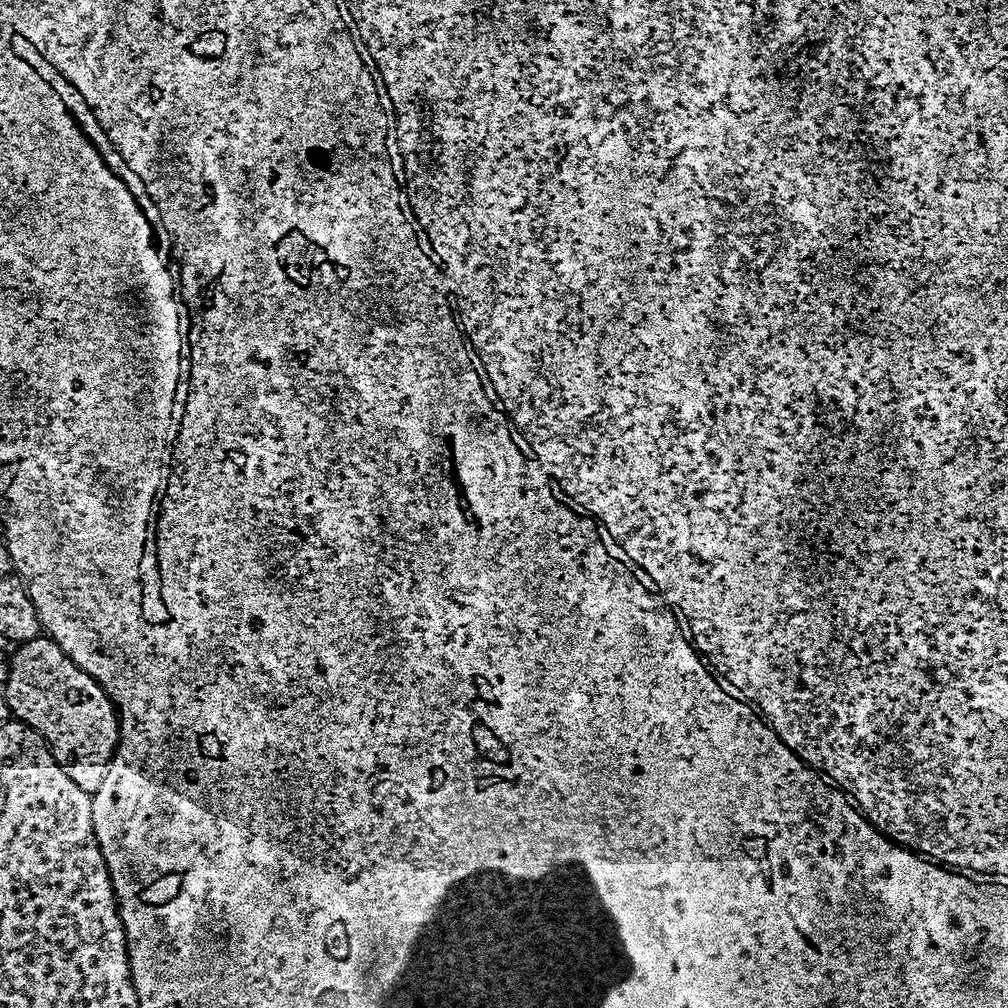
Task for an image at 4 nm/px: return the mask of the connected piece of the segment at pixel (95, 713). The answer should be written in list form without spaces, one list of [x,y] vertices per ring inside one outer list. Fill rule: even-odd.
[[[41,634],[13,651],[10,674],[2,691],[6,694],[6,702],[10,702],[13,717],[26,727],[33,728],[48,743],[58,766],[66,770],[66,778],[90,794],[96,792],[98,786],[102,786],[102,778],[106,778],[108,763],[120,742],[120,717],[116,705],[104,693],[104,687],[90,674],[86,674],[86,670],[78,667],[51,636]]]

